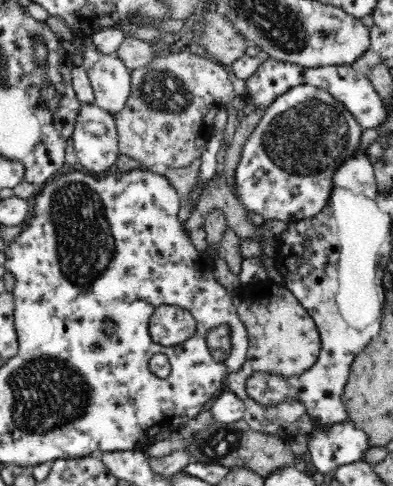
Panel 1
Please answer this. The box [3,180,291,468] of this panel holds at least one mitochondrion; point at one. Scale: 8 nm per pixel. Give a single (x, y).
(47, 393)

